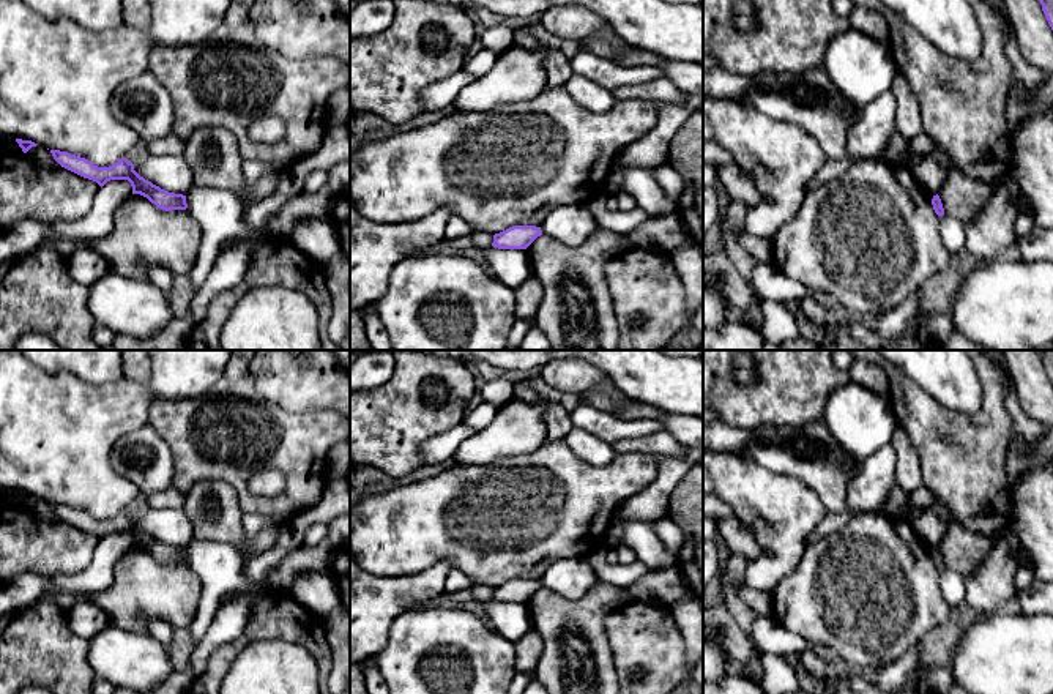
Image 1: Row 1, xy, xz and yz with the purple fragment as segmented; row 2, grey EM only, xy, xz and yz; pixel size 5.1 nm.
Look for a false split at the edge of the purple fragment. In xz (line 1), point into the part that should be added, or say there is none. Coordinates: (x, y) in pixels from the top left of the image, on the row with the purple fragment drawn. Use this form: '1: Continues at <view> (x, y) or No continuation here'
1: No continuation here

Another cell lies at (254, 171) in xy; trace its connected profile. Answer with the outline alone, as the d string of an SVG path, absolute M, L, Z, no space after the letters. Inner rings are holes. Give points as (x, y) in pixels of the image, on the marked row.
M244 161L244 177L249 185L255 185L265 177L277 177L284 172L284 164L281 162L265 162L265 161Z

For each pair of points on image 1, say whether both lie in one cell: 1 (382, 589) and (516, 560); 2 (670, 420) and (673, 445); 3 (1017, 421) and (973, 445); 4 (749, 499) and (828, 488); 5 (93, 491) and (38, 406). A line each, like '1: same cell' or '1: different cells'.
1: different cells
2: different cells
3: different cells
4: different cells
5: same cell

